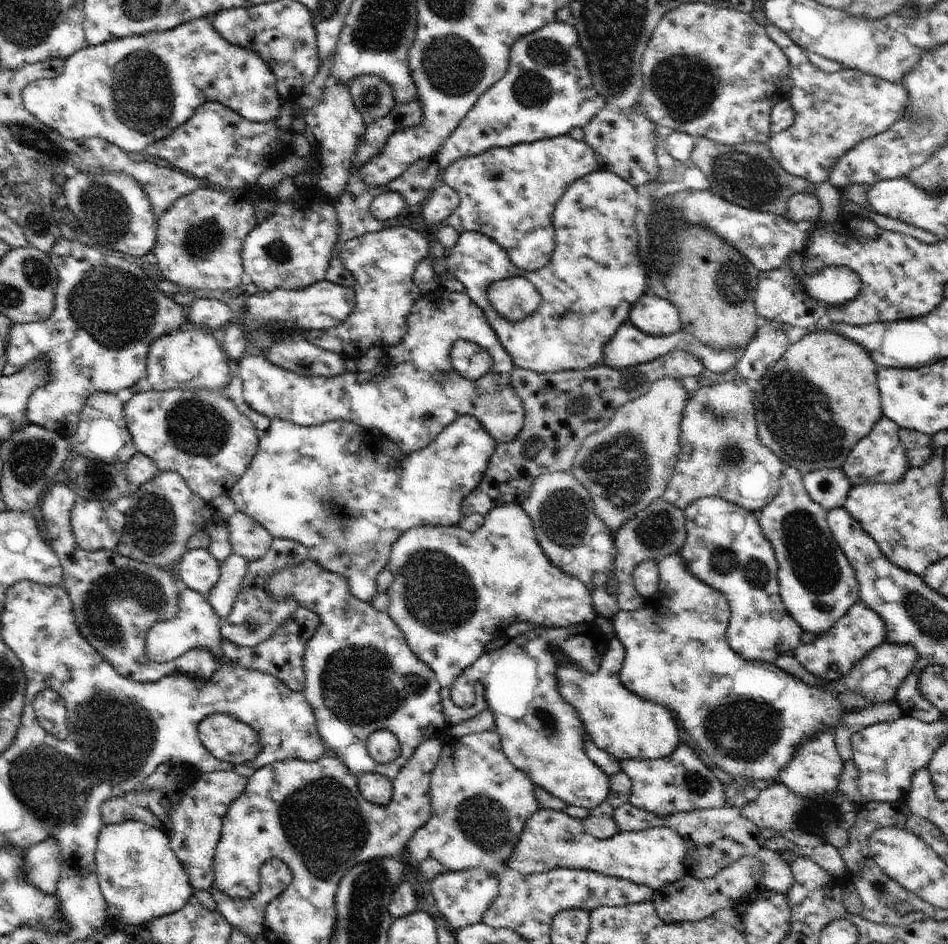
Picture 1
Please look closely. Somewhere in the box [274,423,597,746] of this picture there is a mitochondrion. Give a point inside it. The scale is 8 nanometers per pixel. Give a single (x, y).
(357, 683)

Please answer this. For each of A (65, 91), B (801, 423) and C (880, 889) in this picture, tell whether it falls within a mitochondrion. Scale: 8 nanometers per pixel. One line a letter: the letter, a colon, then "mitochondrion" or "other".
A: other
B: mitochondrion
C: mitochondrion

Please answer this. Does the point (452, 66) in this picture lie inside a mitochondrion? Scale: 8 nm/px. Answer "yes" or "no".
yes

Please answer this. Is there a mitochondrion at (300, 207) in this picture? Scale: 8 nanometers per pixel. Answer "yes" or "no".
no

